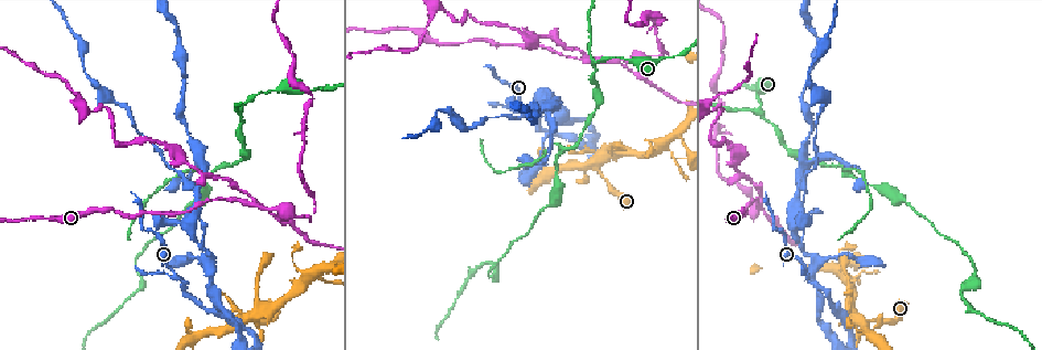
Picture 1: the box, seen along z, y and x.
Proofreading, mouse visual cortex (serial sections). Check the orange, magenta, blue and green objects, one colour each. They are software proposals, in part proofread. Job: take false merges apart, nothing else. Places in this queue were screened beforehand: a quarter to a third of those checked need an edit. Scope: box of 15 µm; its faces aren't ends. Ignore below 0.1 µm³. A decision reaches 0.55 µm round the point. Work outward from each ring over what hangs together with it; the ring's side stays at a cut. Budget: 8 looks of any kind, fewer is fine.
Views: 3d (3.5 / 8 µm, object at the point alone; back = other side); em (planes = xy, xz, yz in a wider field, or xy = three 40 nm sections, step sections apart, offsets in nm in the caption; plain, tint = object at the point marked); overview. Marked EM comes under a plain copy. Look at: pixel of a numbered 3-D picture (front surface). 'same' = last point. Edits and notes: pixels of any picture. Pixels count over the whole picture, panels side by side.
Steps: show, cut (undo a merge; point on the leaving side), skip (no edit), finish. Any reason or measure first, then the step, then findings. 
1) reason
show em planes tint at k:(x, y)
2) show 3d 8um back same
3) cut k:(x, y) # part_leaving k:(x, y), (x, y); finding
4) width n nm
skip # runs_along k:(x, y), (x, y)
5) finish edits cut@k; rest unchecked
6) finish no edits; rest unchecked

three arms meet
show 3d 3.5um at 1:(591, 63)

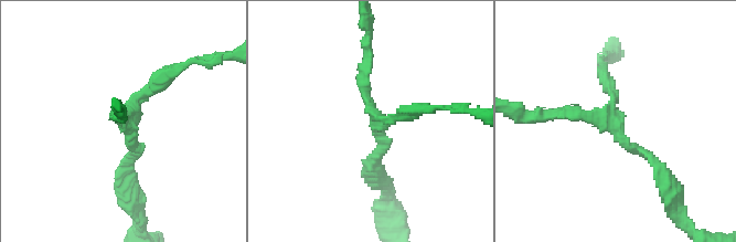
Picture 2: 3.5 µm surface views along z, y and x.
show em xy step 5 tint at 2:(613, 108)

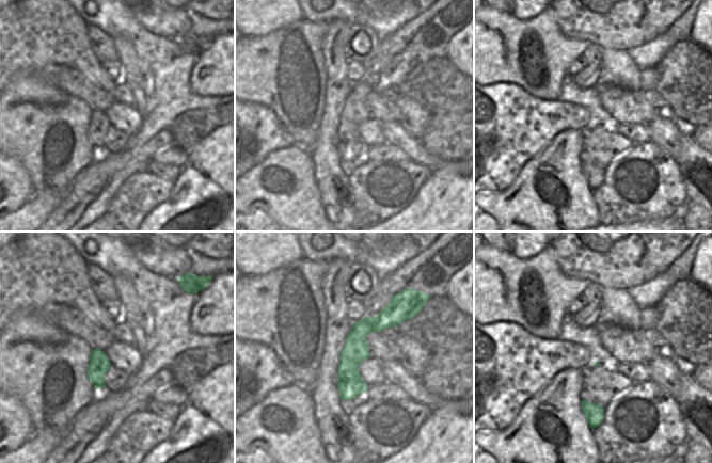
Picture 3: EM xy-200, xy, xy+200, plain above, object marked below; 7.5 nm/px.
width 190 nm
cut 2:(603, 126) # part_leaving 2:(615, 94), (617, 132), (665, 176); two cells meet here

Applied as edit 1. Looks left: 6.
sharp bend
show 3d 3.5um at 1:(186, 280)

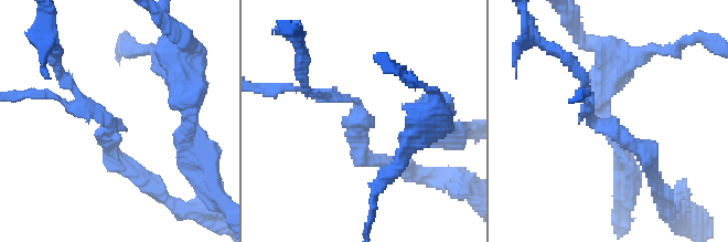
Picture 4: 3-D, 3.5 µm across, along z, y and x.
show em xy step 5 tint at 4:(358, 101)

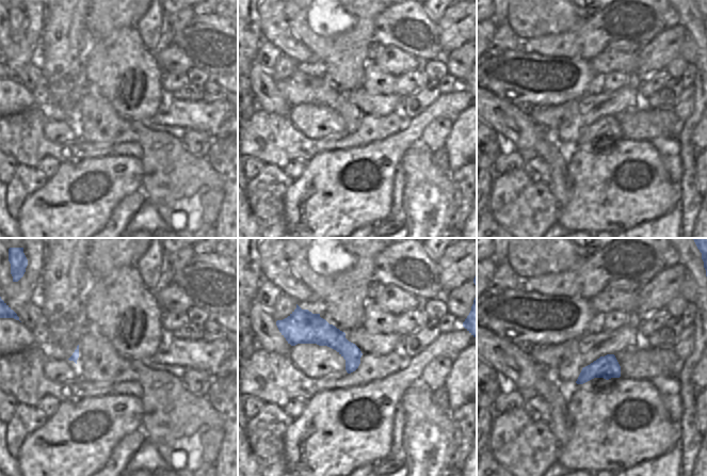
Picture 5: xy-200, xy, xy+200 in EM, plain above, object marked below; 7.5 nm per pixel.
skip # runs_along 4:(581, 75), (592, 123), (646, 153); all the same cell

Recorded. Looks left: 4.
three arms meet
show 3d 3.5um at 1:(548, 98)

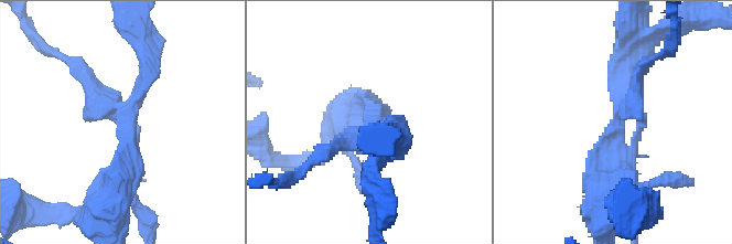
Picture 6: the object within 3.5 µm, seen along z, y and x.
arms 3; arm_widths 200, 300, 350 nm
show em planes tint at 6:(617, 115)

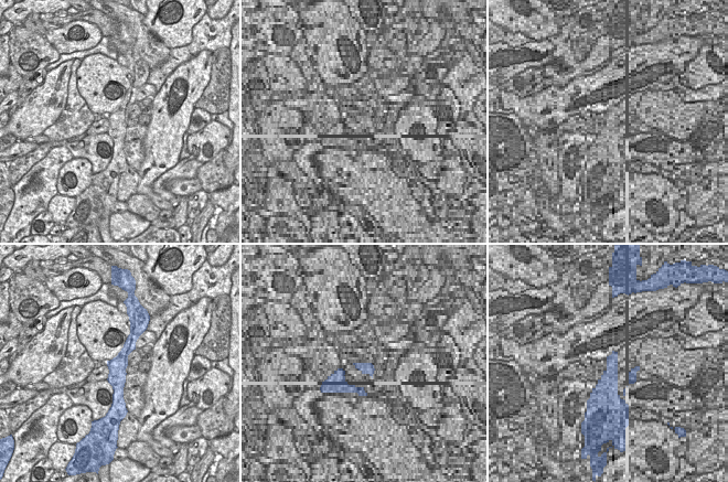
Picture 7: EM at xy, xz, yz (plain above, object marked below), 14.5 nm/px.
show em xy step 5 tint same

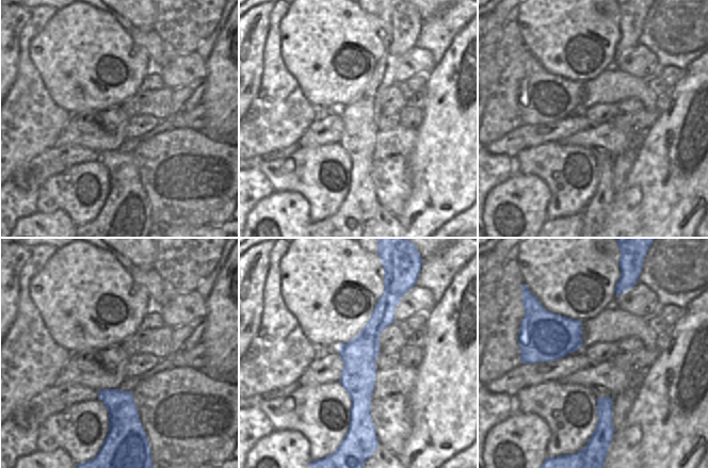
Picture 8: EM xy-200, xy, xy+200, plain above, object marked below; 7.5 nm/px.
skip # runs_along 6:(119, 184), (147, 52); one cell here

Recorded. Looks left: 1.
finish edits cut@2; rest unchecked

